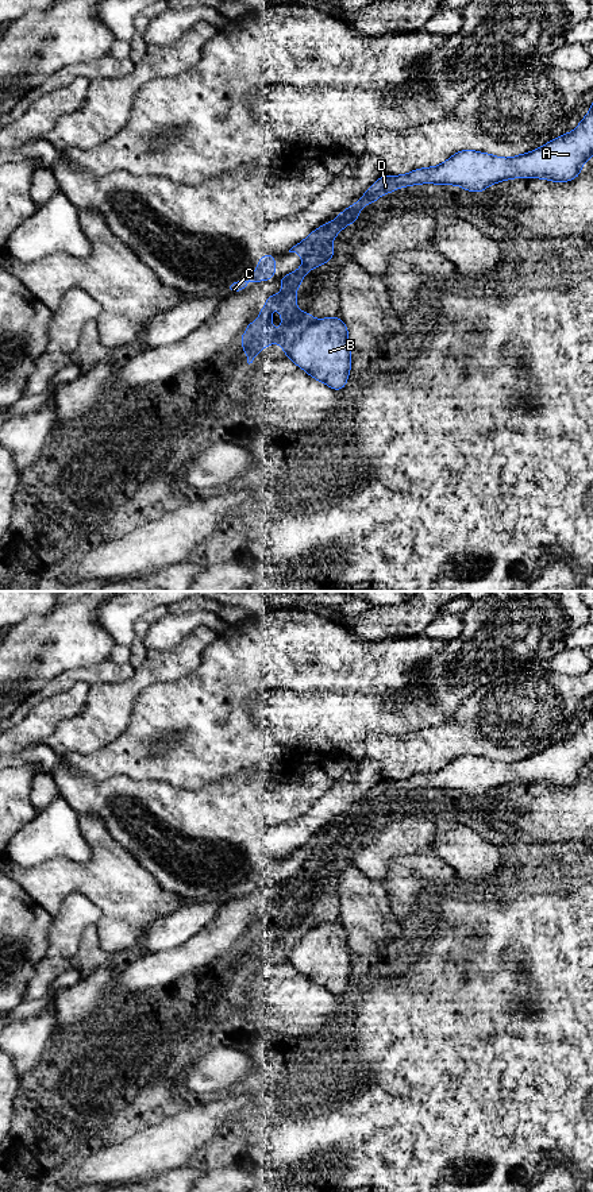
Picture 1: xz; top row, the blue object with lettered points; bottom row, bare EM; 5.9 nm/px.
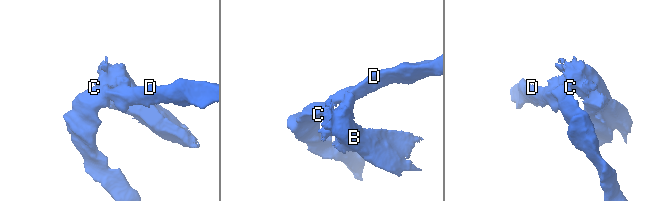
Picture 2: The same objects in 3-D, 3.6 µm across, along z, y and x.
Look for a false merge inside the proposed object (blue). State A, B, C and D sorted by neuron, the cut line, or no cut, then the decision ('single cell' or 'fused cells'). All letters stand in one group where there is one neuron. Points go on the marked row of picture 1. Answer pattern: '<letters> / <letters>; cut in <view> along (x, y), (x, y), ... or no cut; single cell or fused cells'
A C D / B; cut in xz along (330, 240), (319, 240), (304, 257); fused cells

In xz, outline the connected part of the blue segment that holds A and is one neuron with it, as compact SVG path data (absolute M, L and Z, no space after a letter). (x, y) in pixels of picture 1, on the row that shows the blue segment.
M593 104L577 128L552 139L544 146L513 158L498 158L475 150L462 150L444 163L423 167L403 175L378 178L355 204L308 238L293 246L289 252L305 258L320 240L331 242L346 225L357 223L361 209L376 202L382 194L398 188L419 184L458 185L469 192L484 192L489 185L511 178L543 178L567 182L581 174L581 166L593 157Z

